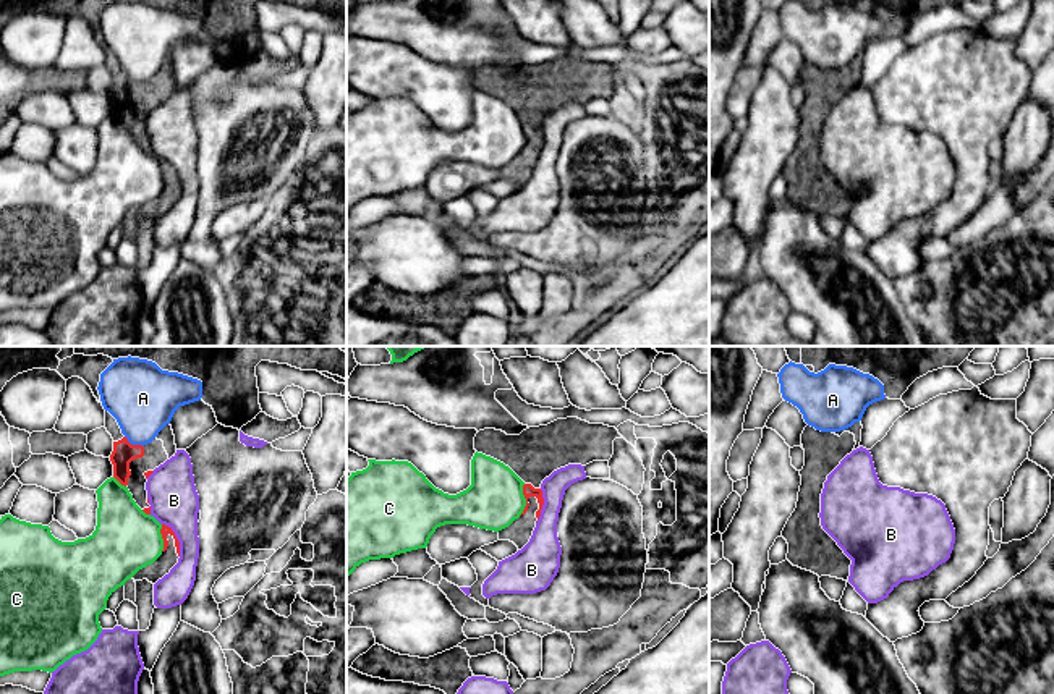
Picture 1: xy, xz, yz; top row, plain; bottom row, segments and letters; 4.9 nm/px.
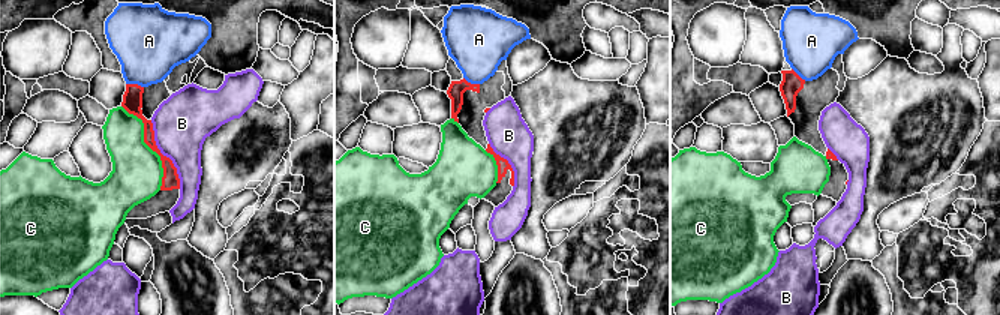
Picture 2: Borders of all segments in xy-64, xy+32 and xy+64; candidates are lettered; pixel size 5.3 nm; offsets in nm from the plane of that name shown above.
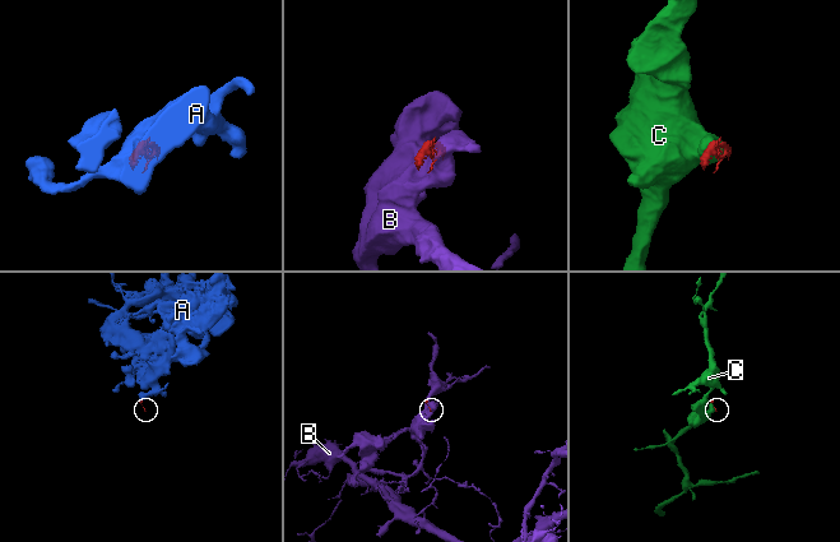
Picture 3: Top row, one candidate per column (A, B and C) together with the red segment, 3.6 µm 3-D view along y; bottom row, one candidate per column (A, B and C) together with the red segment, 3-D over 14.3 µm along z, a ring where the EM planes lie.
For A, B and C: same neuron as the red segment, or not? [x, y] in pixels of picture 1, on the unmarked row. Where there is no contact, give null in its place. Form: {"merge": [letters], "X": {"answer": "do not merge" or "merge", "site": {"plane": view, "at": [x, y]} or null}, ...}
{"merge": [], "A": {"answer": "do not merge", "site": {"plane": "xy", "at": [133, 83]}}, "B": {"answer": "do not merge", "site": {"plane": "xy", "at": [177, 177]}}, "C": {"answer": "do not merge", "site": {"plane": "xz", "at": [526, 138]}}}

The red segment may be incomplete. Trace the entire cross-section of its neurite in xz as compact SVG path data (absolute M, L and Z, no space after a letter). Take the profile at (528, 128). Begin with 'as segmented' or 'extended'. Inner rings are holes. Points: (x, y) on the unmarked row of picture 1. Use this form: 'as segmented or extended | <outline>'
extended | M578 55L529 65L520 73L507 73L495 66L479 68L474 87L504 100L525 120L526 144L518 157L499 168L499 178L510 178L521 188L541 154L542 118L568 102L609 99L615 76L623 76L615 65L589 61Z

